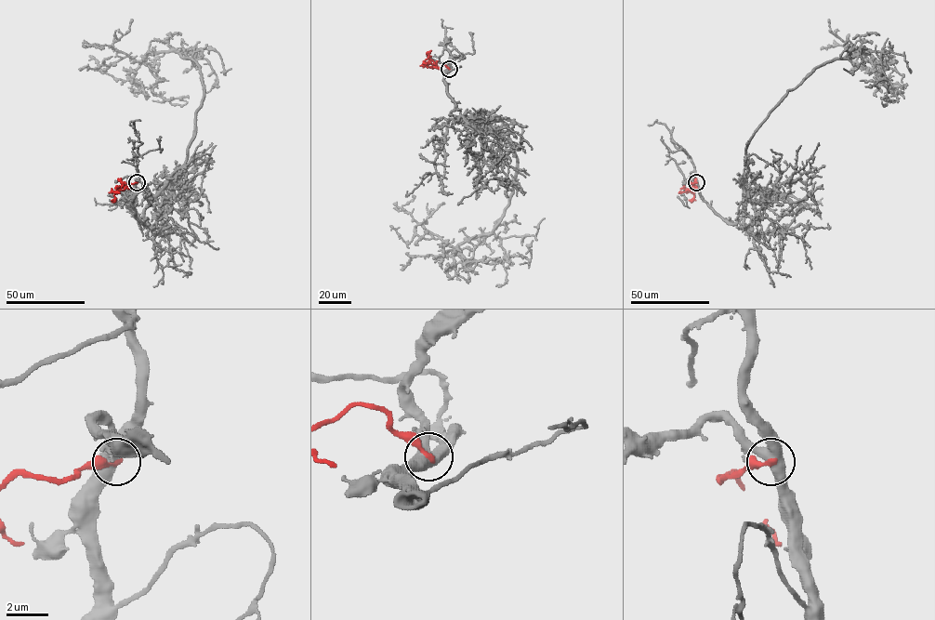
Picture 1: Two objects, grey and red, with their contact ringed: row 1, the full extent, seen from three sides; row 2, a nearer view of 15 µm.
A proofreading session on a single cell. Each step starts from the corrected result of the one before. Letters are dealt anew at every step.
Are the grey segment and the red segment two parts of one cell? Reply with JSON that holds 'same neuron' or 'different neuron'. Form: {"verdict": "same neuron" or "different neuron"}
{"verdict": "different neuron"}

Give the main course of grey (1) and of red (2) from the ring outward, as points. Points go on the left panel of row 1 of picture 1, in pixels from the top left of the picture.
1: (137, 182), (131, 205), (143, 224), (185, 162), (202, 74), (175, 51), (135, 60), (101, 49)
2: (137, 182), (120, 188), (111, 200)

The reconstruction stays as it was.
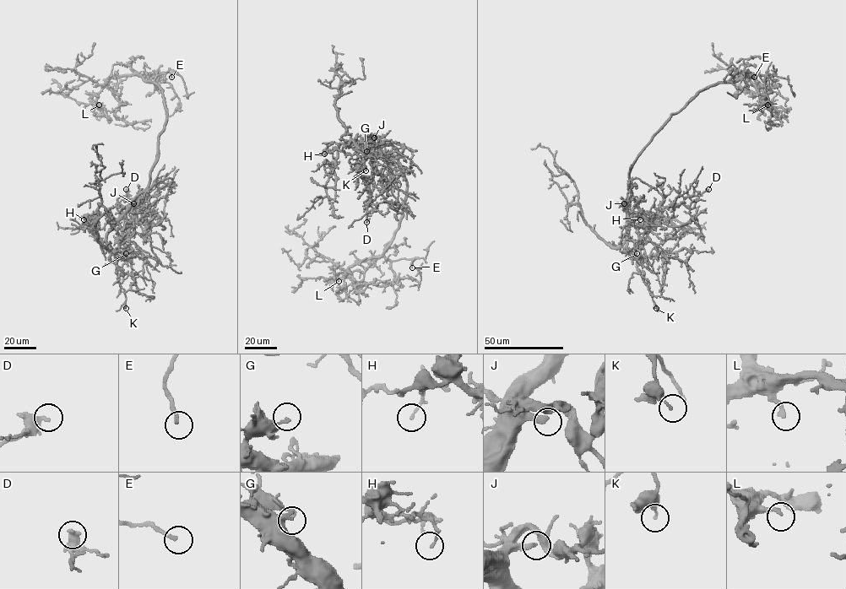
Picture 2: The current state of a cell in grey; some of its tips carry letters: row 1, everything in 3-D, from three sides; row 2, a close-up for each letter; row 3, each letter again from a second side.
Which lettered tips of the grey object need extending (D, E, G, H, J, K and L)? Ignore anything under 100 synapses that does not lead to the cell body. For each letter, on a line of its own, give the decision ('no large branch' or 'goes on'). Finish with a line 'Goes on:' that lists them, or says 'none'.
D: no large branch
E: no large branch
G: no large branch
H: no large branch
J: goes on
K: no large branch
L: no large branch
Goes on: J

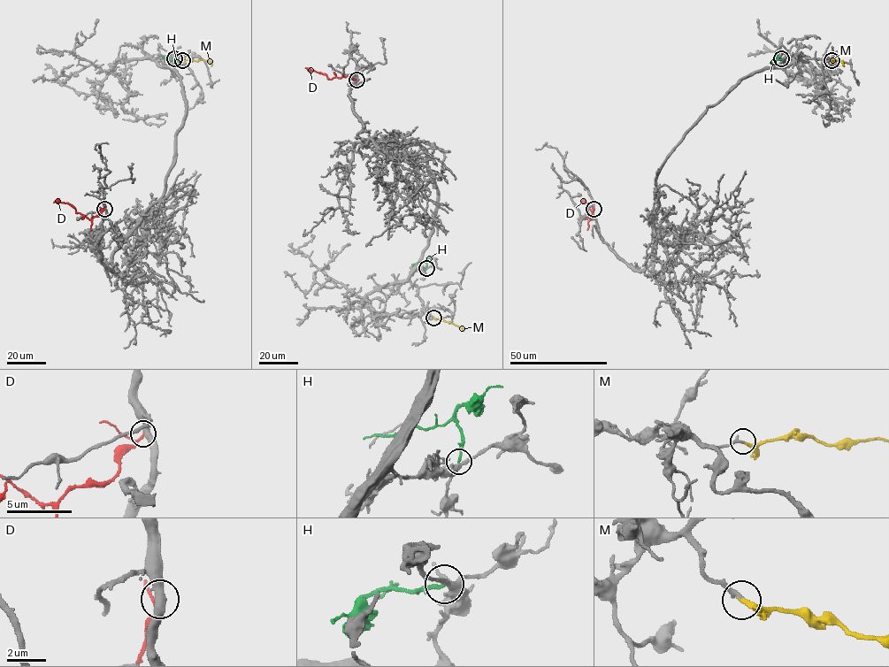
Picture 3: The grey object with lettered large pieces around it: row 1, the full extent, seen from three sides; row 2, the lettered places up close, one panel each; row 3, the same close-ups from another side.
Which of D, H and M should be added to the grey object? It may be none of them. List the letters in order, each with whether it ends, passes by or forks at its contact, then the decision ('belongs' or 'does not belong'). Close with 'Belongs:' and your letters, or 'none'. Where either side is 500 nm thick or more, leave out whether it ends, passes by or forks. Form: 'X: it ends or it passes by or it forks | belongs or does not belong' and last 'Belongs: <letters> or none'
D: it passes by | does not belong
H: it ends | does not belong
M: it ends | belongs
Belongs: M

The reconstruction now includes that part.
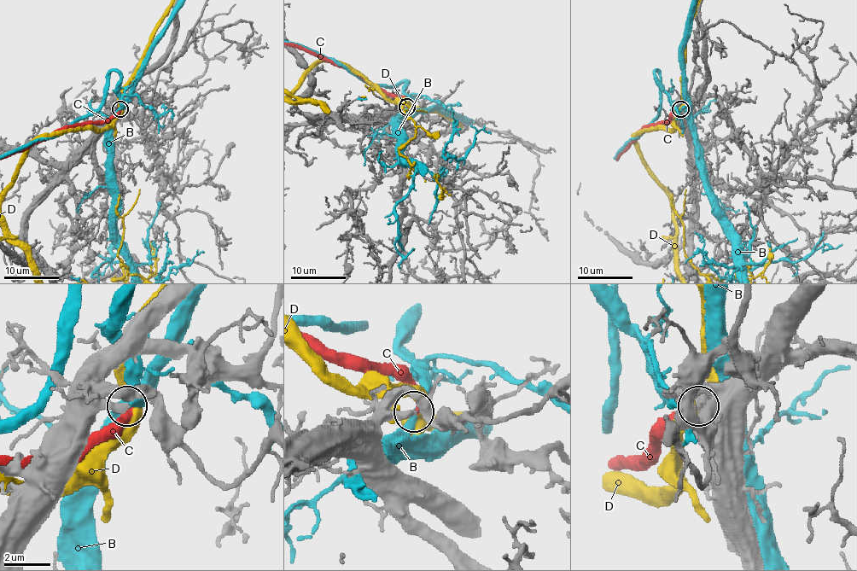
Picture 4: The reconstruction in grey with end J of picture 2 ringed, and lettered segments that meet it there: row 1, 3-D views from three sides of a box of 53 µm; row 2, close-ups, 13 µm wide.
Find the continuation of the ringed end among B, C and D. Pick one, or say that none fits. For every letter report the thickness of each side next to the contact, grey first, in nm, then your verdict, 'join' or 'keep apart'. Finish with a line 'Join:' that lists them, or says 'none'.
B: calibres 360 and 360 nm; keep apart
C: calibres 320 and 320 nm; join
D: calibres 320 and 480 nm; keep apart
Join: C

